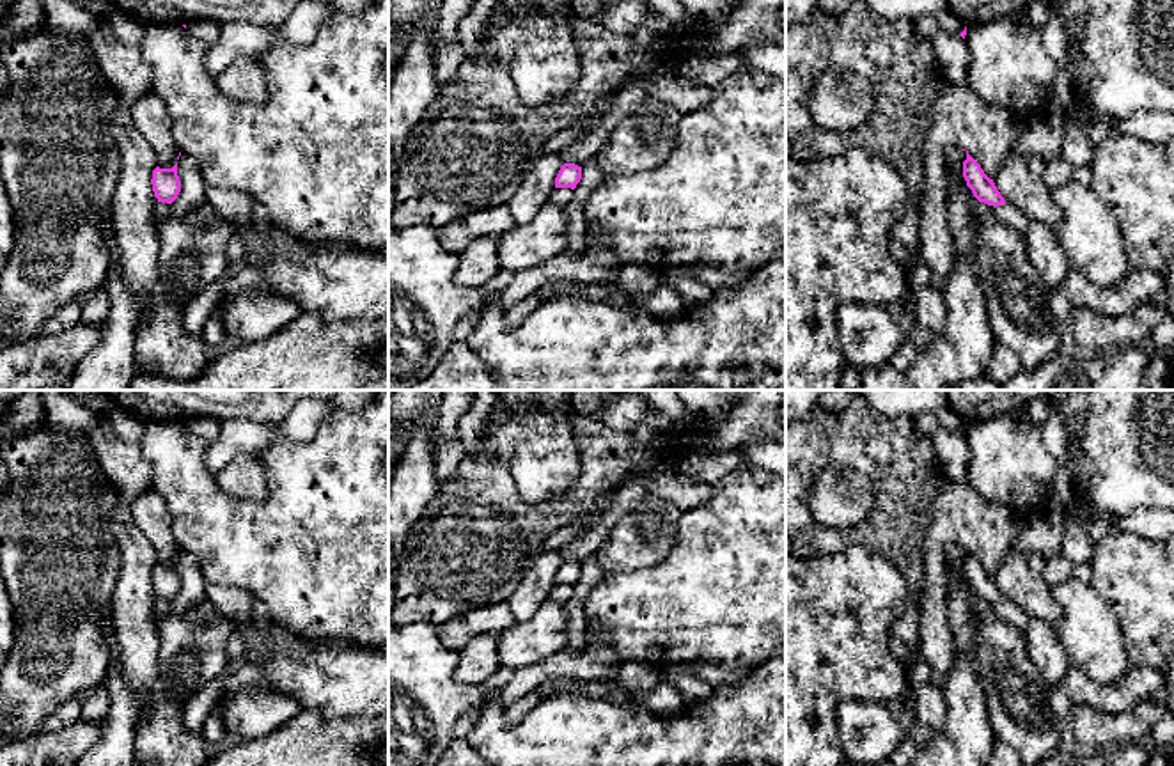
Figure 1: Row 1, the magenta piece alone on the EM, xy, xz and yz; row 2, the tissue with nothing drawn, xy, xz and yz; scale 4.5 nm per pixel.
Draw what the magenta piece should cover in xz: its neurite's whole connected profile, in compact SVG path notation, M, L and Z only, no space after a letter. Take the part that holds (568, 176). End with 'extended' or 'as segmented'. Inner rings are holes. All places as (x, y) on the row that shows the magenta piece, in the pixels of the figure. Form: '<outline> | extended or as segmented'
M564 163L555 177L555 188L571 188L575 190L582 179L582 167Z | as segmented

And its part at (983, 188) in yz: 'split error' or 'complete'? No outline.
complete

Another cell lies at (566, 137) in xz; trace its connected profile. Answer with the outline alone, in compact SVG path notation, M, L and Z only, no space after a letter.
M591 113L585 121L580 124L575 124L567 129L562 129L560 133L553 135L546 144L544 144L544 152L562 152L566 151L571 144L576 142L578 135L585 126L591 129L599 124L599 113Z

